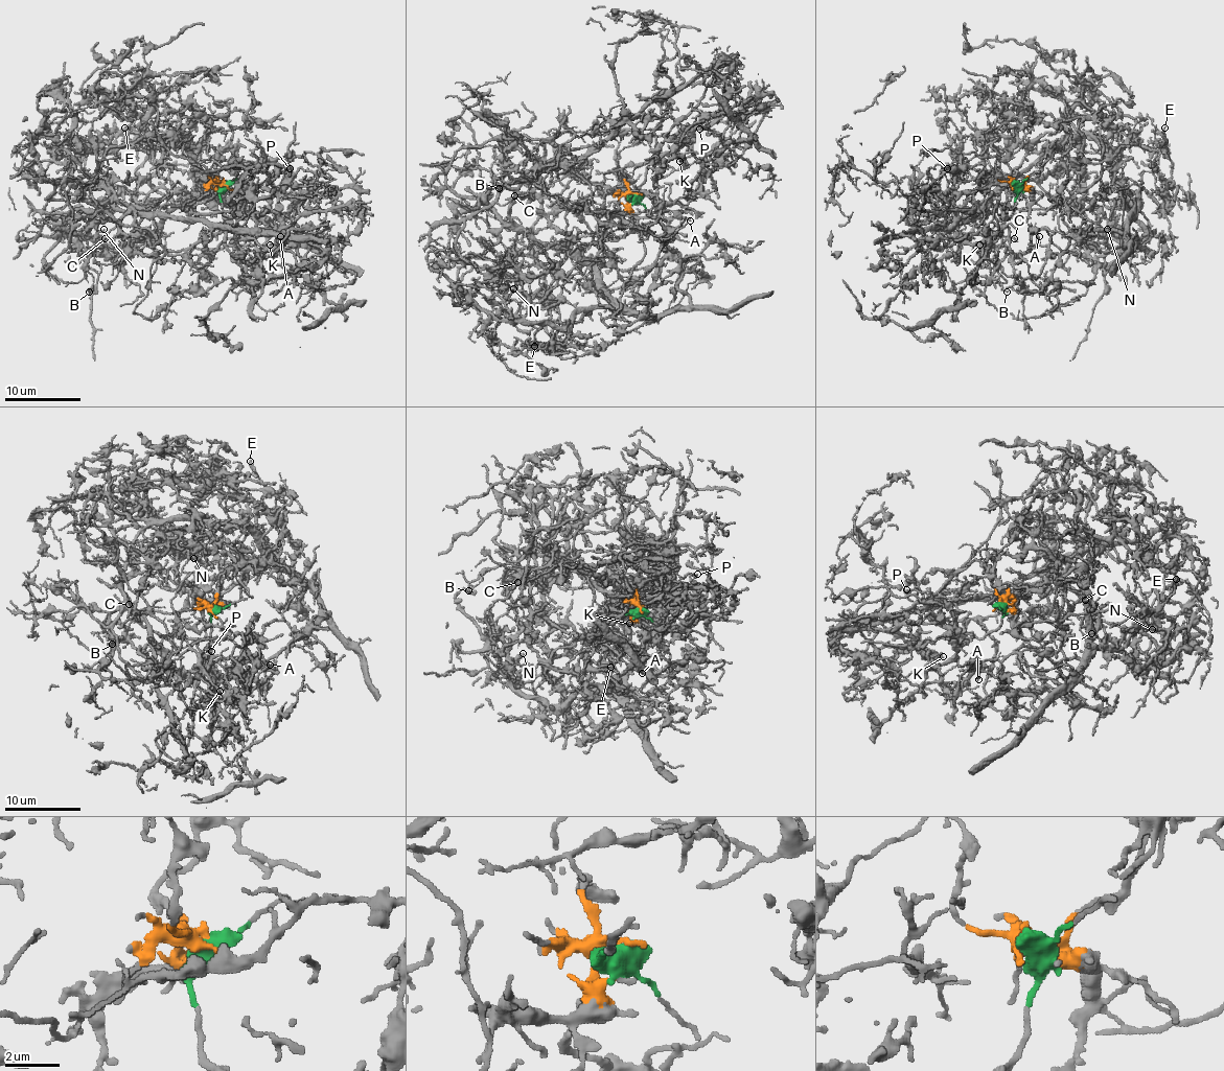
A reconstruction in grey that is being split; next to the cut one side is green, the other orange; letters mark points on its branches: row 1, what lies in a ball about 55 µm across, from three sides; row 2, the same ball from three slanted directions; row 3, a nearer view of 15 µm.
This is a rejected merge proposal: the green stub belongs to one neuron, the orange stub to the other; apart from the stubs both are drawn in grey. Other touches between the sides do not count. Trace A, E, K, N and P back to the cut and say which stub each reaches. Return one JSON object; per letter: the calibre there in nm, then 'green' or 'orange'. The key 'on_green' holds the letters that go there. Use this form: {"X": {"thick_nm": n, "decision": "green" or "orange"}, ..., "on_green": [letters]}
{"A": {"thick_nm": 150, "decision": "green"}, "E": {"thick_nm": 150, "decision": "orange"}, "K": {"thick_nm": 140, "decision": "orange"}, "N": {"thick_nm": 200, "decision": "orange"}, "P": {"thick_nm": 110, "decision": "orange"}, "on_green": ["A"]}

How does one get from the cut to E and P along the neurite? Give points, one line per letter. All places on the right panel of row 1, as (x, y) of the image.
E: (1013, 184), (1085, 137), (1123, 195), (1133, 203), (1144, 188), (1161, 203), (1173, 163), (1164, 127)
P: (1013, 184), (994, 177), (996, 152), (988, 144), (960, 168), (955, 188), (960, 179), (946, 168)

